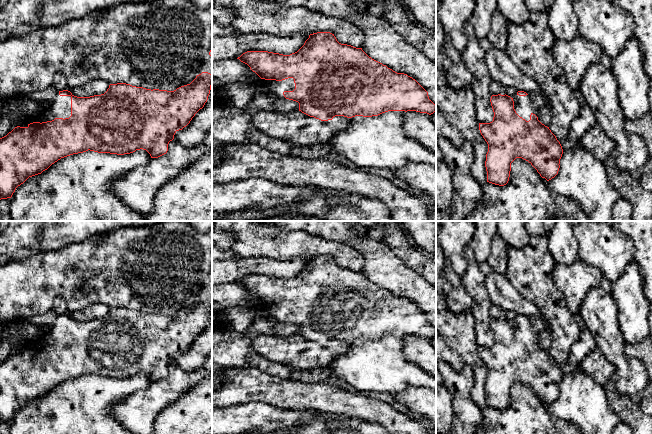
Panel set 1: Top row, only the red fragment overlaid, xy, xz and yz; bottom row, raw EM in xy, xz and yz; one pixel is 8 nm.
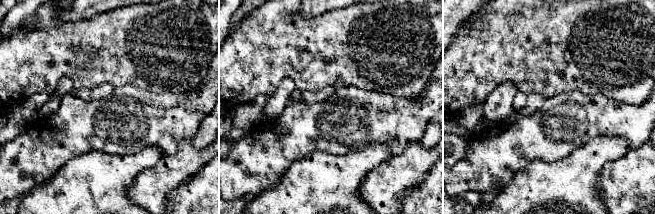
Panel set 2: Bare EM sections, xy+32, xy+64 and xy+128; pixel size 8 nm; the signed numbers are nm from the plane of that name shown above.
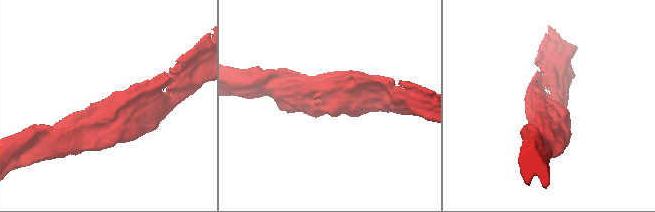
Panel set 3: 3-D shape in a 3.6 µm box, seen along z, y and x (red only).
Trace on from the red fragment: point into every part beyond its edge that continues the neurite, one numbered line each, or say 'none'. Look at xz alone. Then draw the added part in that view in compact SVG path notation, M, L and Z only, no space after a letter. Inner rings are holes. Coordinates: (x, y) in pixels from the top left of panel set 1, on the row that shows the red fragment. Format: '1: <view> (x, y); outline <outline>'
1: xz (277, 87); outline M288 78L282 81L261 79L260 87L267 88L274 93L277 98L286 99L283 95L283 92L293 91L295 89L295 83L293 78Z

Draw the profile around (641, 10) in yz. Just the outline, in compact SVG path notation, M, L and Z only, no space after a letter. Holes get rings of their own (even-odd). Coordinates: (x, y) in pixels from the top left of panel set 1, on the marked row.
M612 0L635 19L634 38L640 44L644 71L652 80L652 0Z

